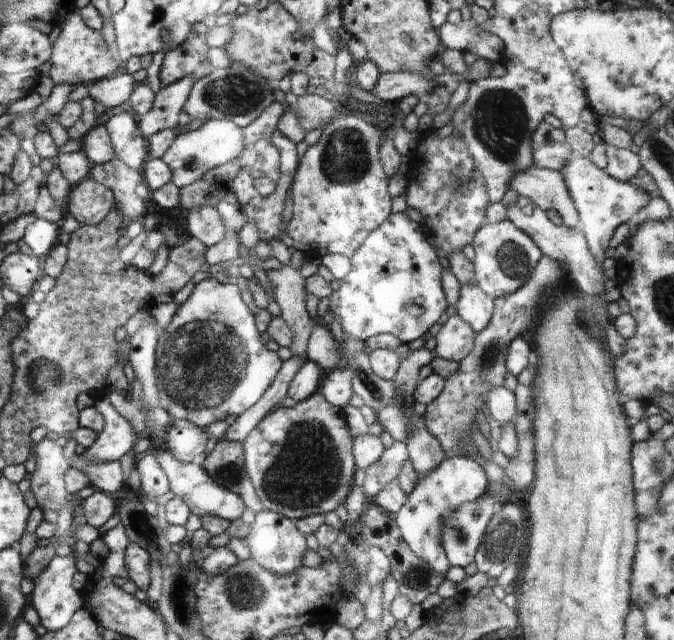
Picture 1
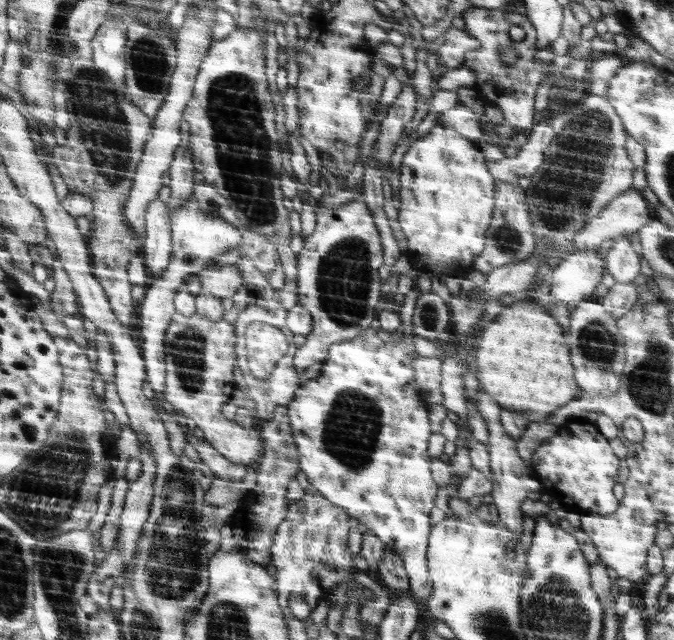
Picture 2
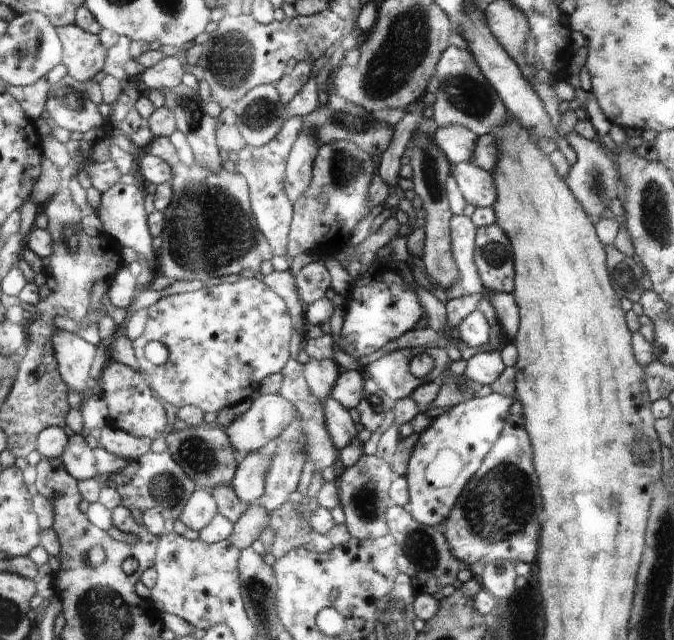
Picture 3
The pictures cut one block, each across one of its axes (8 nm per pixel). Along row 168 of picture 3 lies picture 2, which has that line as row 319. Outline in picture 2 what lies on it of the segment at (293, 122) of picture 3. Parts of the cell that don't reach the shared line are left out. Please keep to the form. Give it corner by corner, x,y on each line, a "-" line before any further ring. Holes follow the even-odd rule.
251,21
248,27
240,27
226,40
213,44
204,59
195,86
194,98
189,102
184,119
191,126
191,142
196,154
196,168
199,176
212,184
230,201
230,206
242,219
242,224
252,232
266,236
274,242
285,281
282,288
276,289
265,278
250,278
246,274
248,290
248,308
240,313
238,324
239,366
246,374
248,398
256,402
258,422
272,420
276,407
288,405
294,398
301,377
293,363
296,345
292,344
292,331
285,323
289,309
299,304
297,291
297,254
290,249
290,224
288,212
282,206
280,192
280,148
278,135
274,130
274,105
270,100
268,82
266,82
266,64
264,64
264,40
256,32
256,23
-
254,321
271,324
284,334
290,348
282,360
276,364
270,380
258,384
250,373
246,360
246,327

